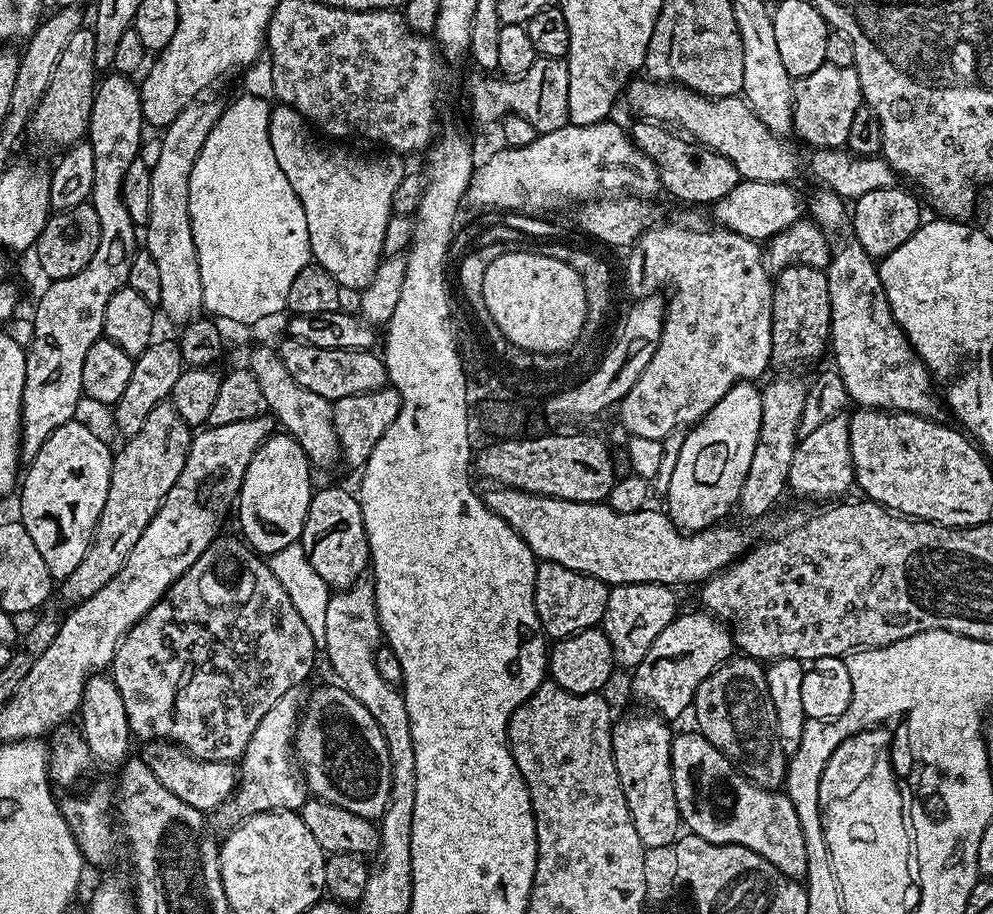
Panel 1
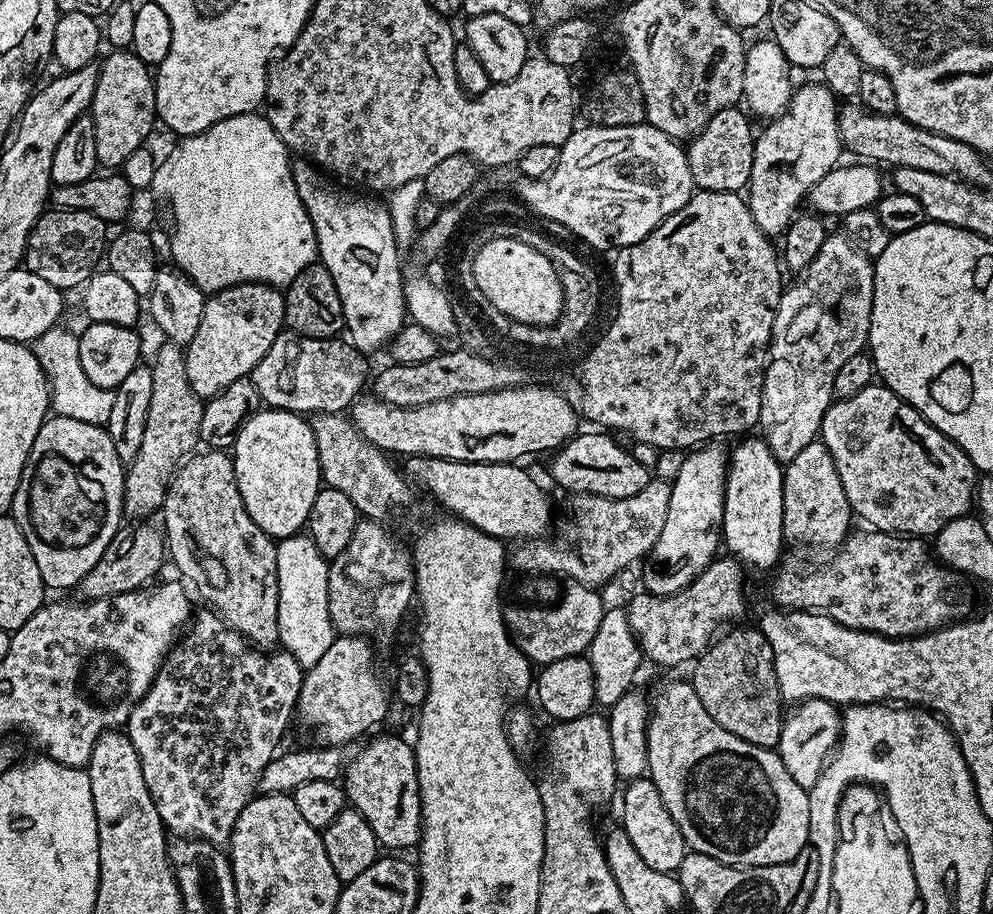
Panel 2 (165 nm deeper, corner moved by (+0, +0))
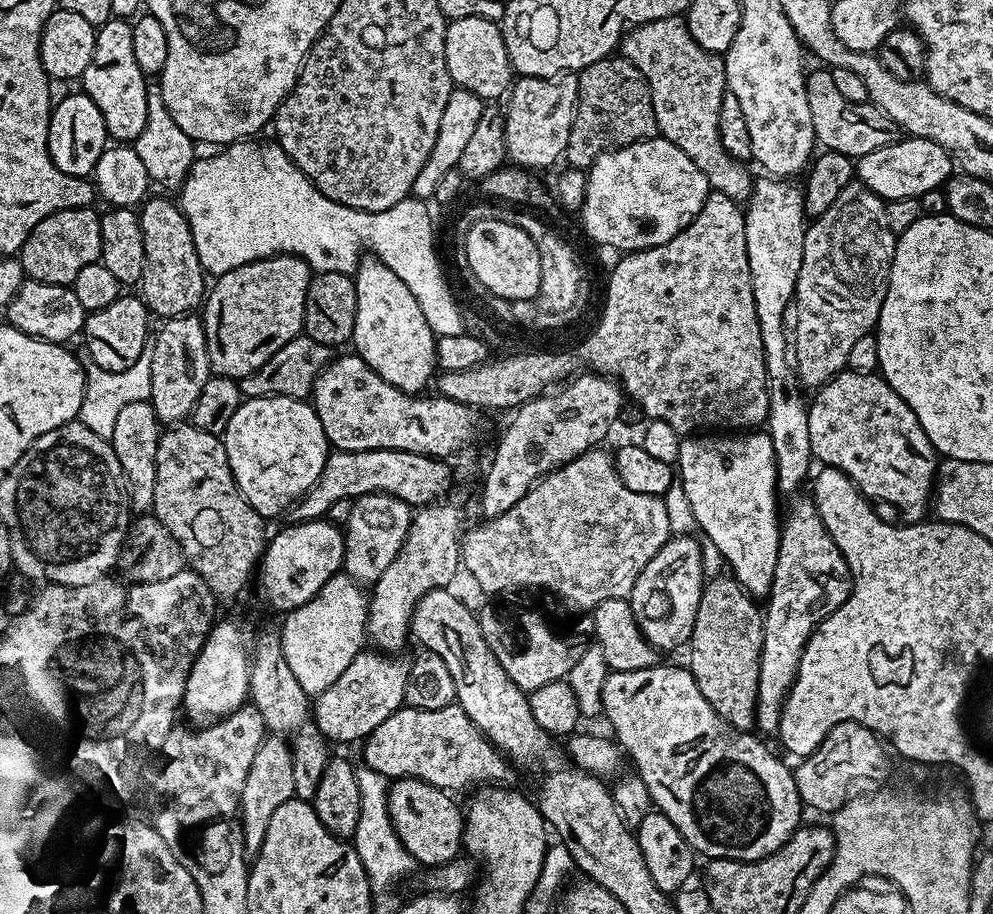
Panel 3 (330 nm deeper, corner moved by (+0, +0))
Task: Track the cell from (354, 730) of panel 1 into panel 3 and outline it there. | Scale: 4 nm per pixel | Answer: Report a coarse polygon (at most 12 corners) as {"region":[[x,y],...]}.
{"region":[[413,776],[391,781],[388,813],[417,865],[461,855],[453,797]]}

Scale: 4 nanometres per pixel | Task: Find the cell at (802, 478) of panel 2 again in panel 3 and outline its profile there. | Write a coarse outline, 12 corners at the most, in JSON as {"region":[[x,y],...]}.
{"region":[[805,494],[778,532],[755,727],[779,733],[818,625],[852,575]]}

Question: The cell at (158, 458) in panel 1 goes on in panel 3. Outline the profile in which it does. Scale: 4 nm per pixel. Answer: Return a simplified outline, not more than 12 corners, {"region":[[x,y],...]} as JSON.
{"region":[[199,315],[173,316],[150,344],[159,423],[191,417],[212,367]]}

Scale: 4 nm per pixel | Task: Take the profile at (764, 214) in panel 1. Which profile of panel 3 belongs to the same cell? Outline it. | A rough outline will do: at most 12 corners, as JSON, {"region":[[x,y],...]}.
{"region":[[910,135],[854,164],[885,202],[945,185],[952,158]]}

